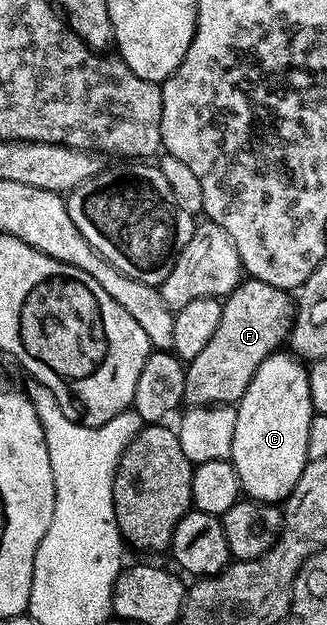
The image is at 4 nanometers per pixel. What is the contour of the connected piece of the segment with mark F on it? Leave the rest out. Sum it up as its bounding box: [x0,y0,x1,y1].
[184,277,296,407]

